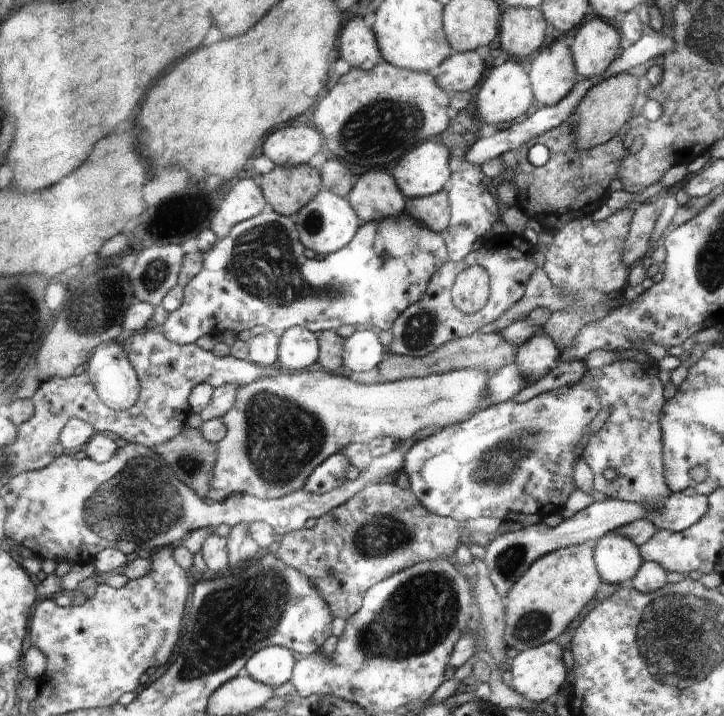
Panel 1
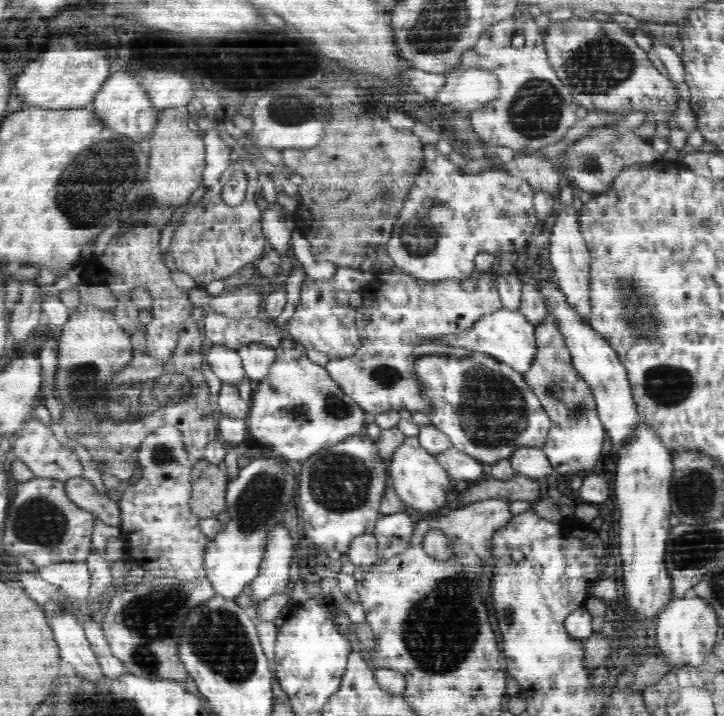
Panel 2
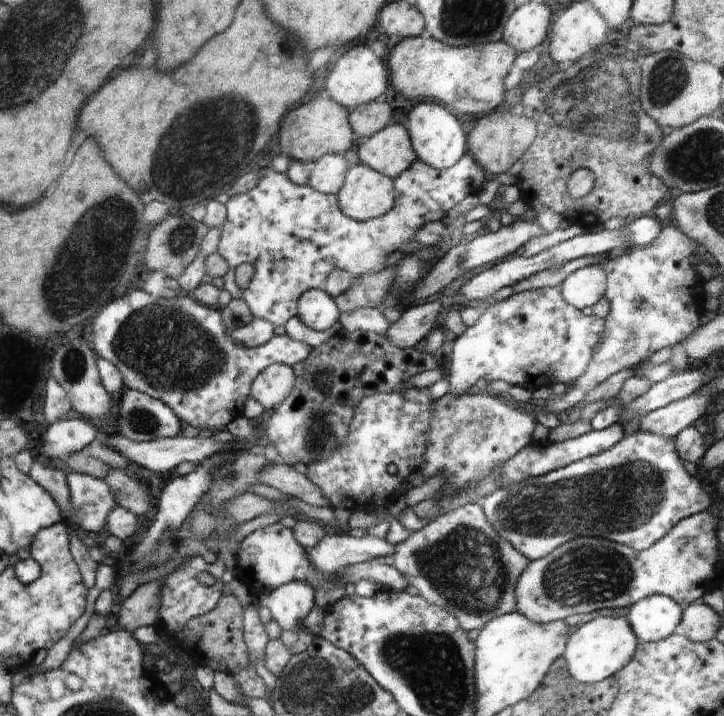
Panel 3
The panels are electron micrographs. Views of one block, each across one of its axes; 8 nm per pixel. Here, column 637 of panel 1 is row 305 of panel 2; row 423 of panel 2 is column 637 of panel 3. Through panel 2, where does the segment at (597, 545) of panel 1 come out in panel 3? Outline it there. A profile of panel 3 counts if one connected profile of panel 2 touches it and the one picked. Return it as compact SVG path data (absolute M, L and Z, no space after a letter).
M665 595L642 598L629 609L625 620L641 642L655 642L671 636L684 615L677 602Z

